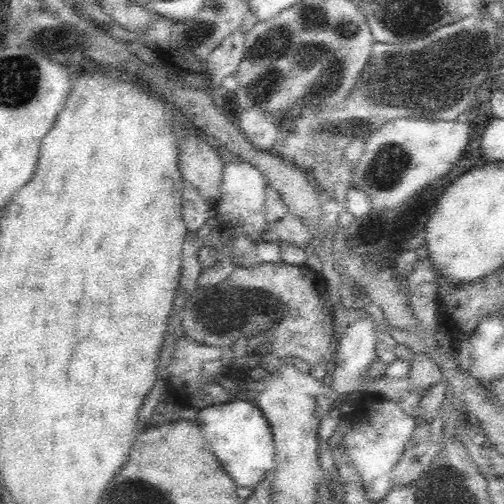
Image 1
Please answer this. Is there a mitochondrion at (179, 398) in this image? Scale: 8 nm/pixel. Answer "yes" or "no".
no

